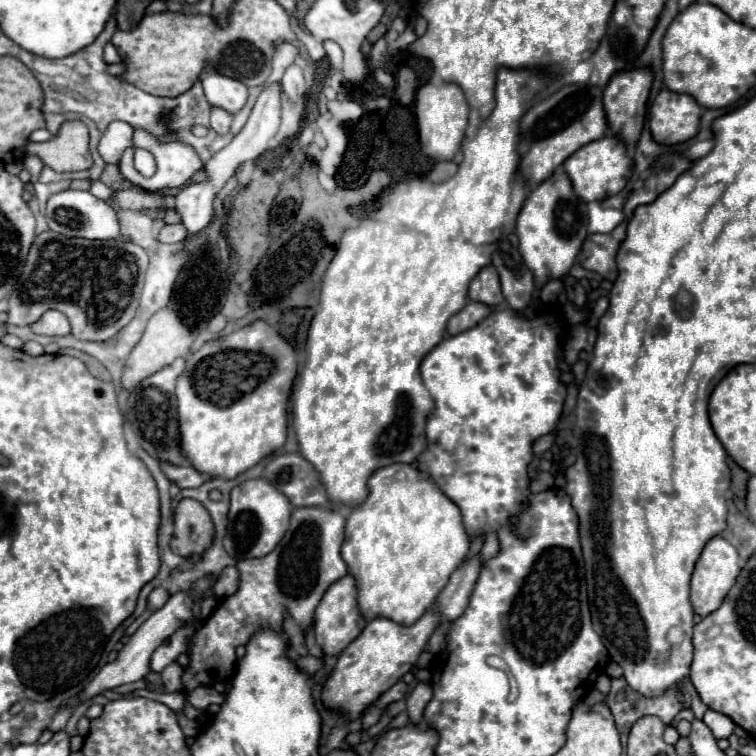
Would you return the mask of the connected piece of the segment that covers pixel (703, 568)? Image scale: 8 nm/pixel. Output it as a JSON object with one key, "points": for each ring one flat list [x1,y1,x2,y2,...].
{"points":[[720,536,712,538,704,546,704,550,702,550,698,562,696,562,696,570,692,574,692,594,690,594,690,600,692,600,694,612,704,618,704,616,712,614,716,608,720,608,724,596,734,586,738,574,740,574,740,556,738,556,738,550,730,542,720,538]]}

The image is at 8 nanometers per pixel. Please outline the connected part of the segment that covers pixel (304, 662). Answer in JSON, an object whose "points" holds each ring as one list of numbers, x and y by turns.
{"points":[[304,656,304,658,298,658,298,660,294,660,296,664,298,664,298,668,300,670,304,670,304,672,308,672,308,674,314,674,314,672,318,672,324,665,324,658,316,658,316,656]]}

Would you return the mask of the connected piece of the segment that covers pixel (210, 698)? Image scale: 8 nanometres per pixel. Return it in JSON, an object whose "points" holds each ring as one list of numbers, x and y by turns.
{"points":[[196,686,194,690,186,692,188,702,196,708,196,710,206,710,210,704,221,705,226,699,225,694,218,693,211,686]]}

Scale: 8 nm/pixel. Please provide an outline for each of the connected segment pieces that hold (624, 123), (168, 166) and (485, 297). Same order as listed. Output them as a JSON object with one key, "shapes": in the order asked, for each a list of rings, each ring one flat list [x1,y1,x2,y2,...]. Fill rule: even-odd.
{"shapes":[[[636,68,636,70,624,70,610,78,608,86,604,88,604,110,608,116,608,124,612,134,620,136,626,144,636,142,640,138,644,120,646,120,646,104,650,96,654,74,650,68]],[[138,128,138,130,134,130,134,146,144,148,144,150,154,154,154,158,156,158,156,174,152,178,144,178,134,168,134,148,124,150,124,154,122,154,120,162,118,162,118,168,120,168,122,178,132,182,134,186,140,186,142,190,162,190,162,188,184,186,190,180,190,176,202,168,202,160,198,156,198,152,190,144,184,144,182,140,172,140,168,144,160,144,160,140,156,140,156,136,152,136,150,132,144,132,142,128]],[[492,264,480,270,480,274,470,282,468,296,470,300,476,300,488,306,498,306,500,302,504,302,504,296,500,290,500,278,496,268,492,268]]]}

